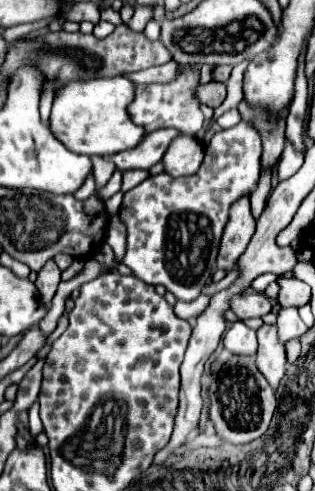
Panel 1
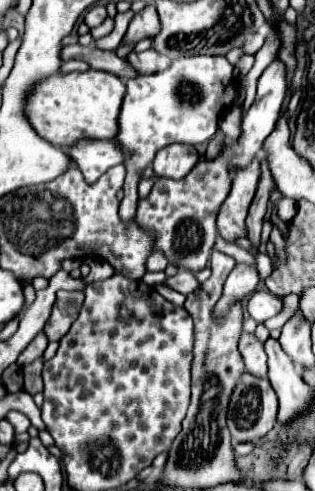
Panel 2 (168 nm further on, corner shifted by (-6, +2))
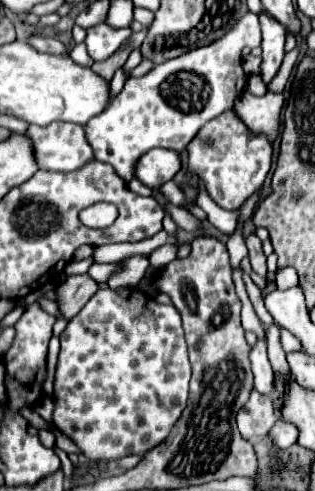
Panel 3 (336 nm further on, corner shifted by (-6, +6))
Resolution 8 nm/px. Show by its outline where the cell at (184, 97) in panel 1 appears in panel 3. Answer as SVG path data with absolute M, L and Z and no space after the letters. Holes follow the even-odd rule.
M246 12L242 20L238 20L220 40L158 64L142 78L128 78L110 106L90 118L84 126L94 158L114 166L120 178L132 180L134 164L142 154L152 148L182 152L198 128L220 116L224 110L230 110L246 86L242 50L246 46L260 46L258 16Z

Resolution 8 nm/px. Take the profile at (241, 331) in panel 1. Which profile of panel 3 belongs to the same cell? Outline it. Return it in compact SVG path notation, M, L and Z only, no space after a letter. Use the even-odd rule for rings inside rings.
M258 342L250 352L252 372L254 372L254 388L260 394L272 392L272 366L266 356L266 342Z

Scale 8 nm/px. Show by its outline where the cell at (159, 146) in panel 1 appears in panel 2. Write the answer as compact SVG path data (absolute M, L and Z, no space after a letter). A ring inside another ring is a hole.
M90 140L76 144L68 150L70 158L74 158L74 164L80 168L88 184L94 184L106 170L110 170L116 164L126 162L126 152L110 140Z

